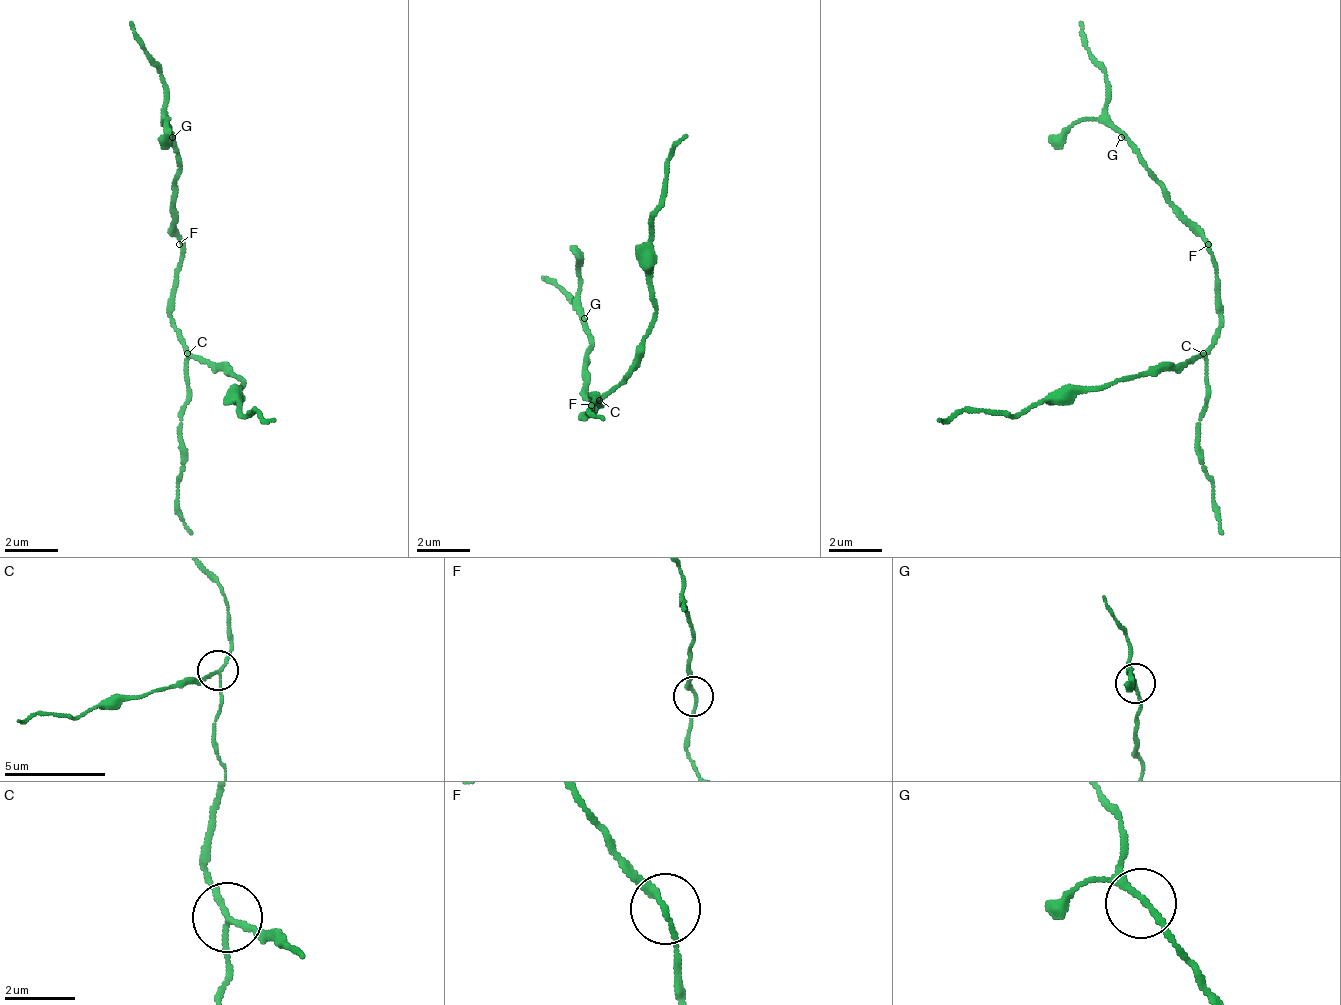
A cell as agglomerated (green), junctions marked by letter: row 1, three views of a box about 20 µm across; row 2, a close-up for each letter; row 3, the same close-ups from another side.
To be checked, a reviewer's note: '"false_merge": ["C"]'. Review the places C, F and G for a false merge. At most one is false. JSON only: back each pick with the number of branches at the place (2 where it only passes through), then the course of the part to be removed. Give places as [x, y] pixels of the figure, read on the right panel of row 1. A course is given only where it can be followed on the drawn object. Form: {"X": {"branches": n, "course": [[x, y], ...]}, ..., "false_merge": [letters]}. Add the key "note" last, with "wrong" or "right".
{"C": {"branches": 3, "course": [[1201, 351], [1181, 371], [1060, 385], [1014, 411], [960, 411], [940, 418]]}, "false_merge": ["C"], "note": "right"}

